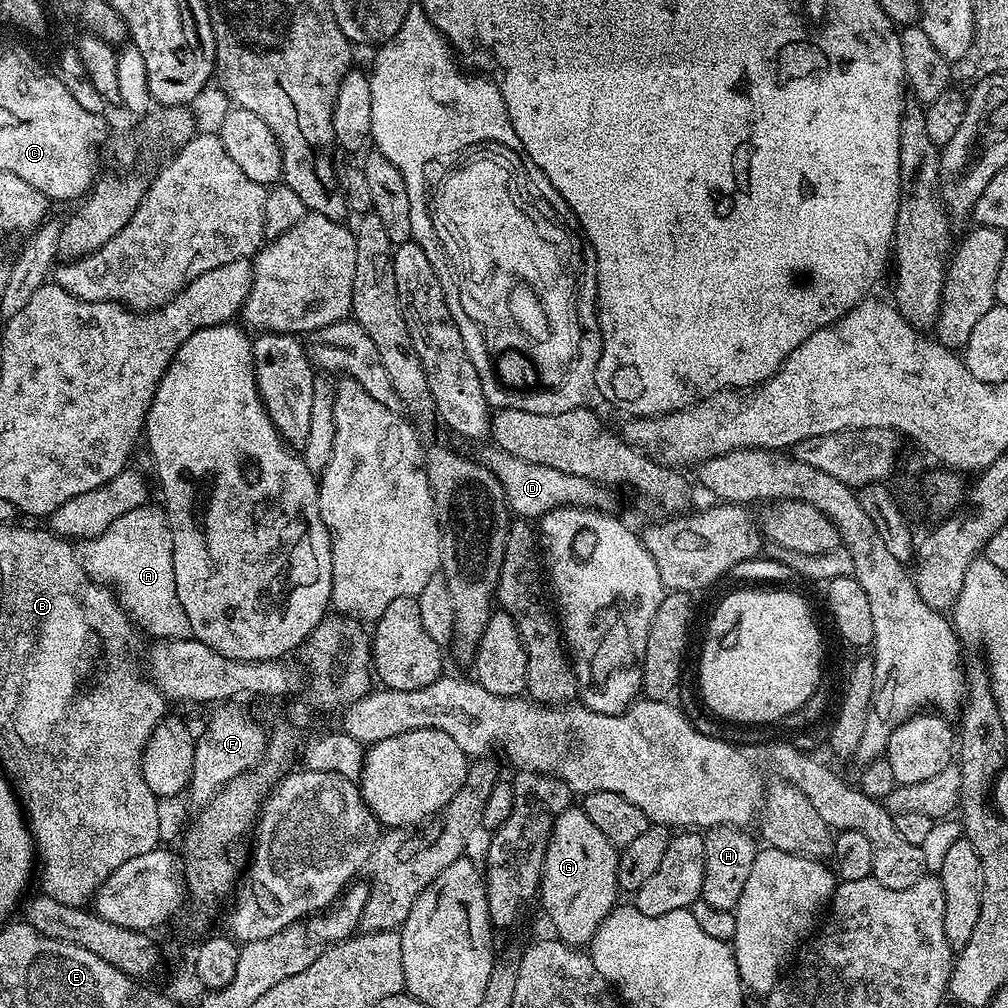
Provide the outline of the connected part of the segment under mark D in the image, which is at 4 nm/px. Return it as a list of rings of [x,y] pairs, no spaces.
[[[495,446],[489,449],[489,452],[482,456],[482,463],[484,467],[490,469],[494,478],[498,478],[513,517],[536,522],[550,510],[567,504],[571,504],[574,508],[594,508],[597,512],[617,511],[617,493],[605,485],[596,484],[586,478],[578,478],[577,475],[562,474],[562,470],[554,470],[552,466],[538,466],[538,462],[526,462],[522,458],[514,458],[514,454],[506,454],[506,450]]]

